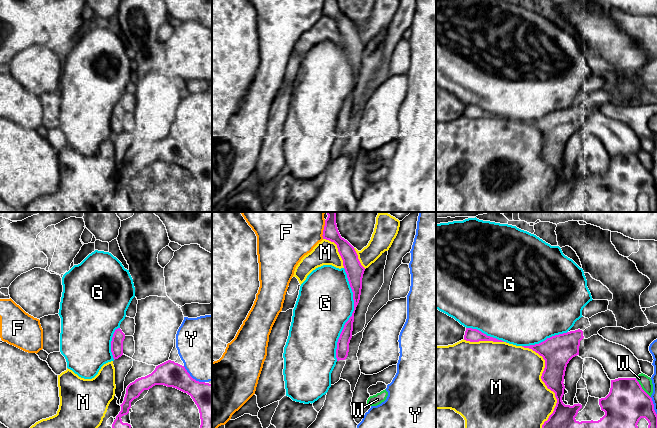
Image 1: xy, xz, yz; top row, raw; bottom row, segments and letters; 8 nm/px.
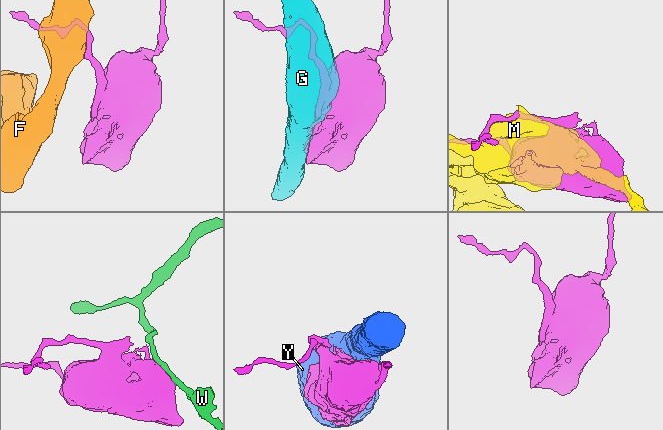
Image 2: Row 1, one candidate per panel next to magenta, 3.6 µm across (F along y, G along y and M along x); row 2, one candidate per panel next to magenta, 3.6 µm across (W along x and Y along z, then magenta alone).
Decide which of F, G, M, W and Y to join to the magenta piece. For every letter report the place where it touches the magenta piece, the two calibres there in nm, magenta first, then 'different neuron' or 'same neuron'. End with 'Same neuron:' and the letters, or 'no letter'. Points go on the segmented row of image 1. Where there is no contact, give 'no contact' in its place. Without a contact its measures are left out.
F: xz (324, 229) | 120/480 nm | different neuron
G: xz (352, 314) | 100/460 nm | different neuron
M: yz (543, 381) | 220/480 nm | different neuron
W: yz (641, 388) | 320/100 nm | different neuron
Y: xy (192, 378) | 260/460 nm | different neuron
Same neuron: no letter

